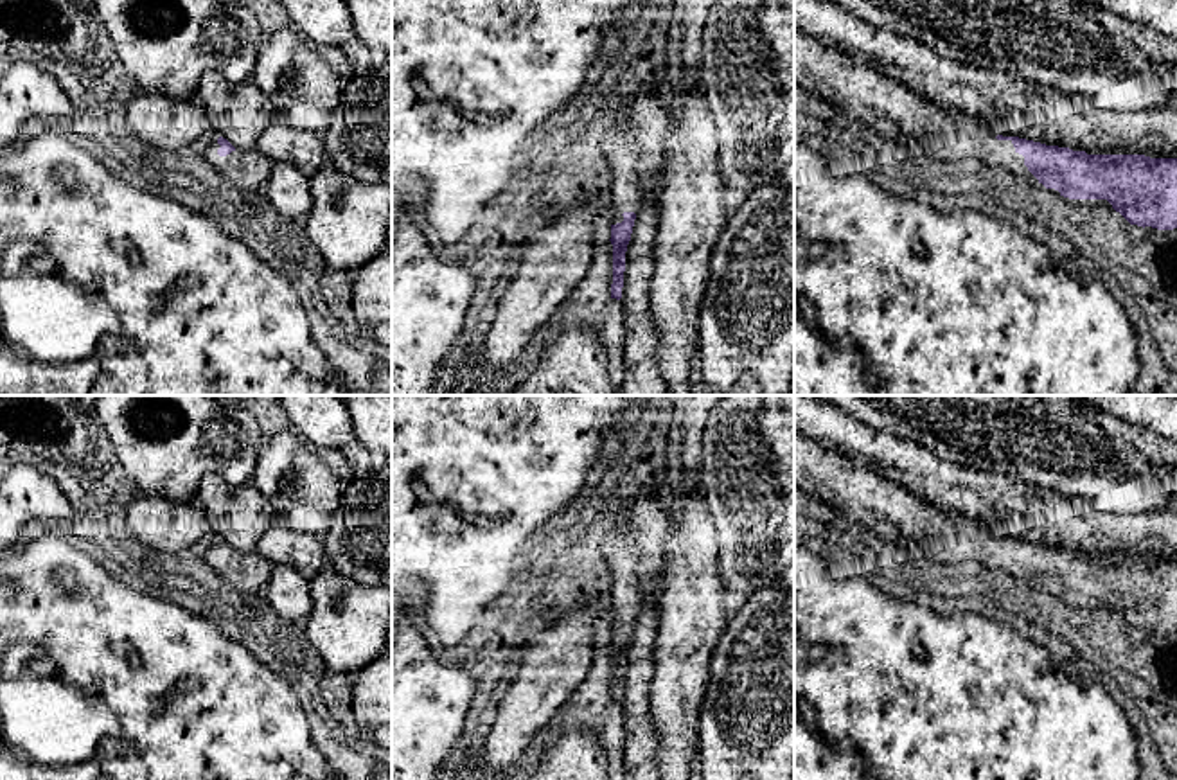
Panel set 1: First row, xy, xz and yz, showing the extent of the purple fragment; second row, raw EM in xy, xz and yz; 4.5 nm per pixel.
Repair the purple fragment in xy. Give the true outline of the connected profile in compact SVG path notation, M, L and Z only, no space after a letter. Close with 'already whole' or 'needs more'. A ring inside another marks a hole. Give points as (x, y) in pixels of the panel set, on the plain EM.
M219 537L212 541L203 555L214 572L243 595L262 593L271 577L273 566L266 557L257 552L239 554Z; needs more

